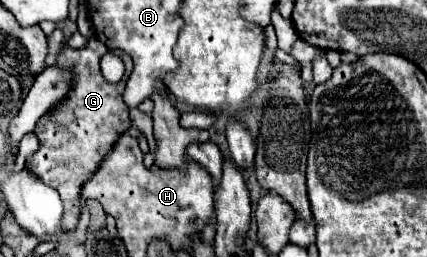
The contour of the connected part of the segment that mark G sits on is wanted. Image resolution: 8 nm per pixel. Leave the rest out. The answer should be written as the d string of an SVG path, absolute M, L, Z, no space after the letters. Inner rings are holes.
M89 38L89 42L77 50L65 44L55 64L71 72L71 88L67 96L57 106L53 106L45 116L41 116L39 122L35 124L33 132L39 138L39 148L27 158L25 168L29 168L29 172L33 172L41 182L49 184L61 194L63 200L61 224L65 224L65 228L69 230L75 230L81 214L79 196L83 184L97 172L101 160L111 152L117 138L131 128L129 108L123 102L123 88L125 80L133 70L133 62L131 56L127 56L127 52L109 50L101 40ZM105 52L119 56L125 64L125 76L119 84L109 84L99 70L99 60Z

